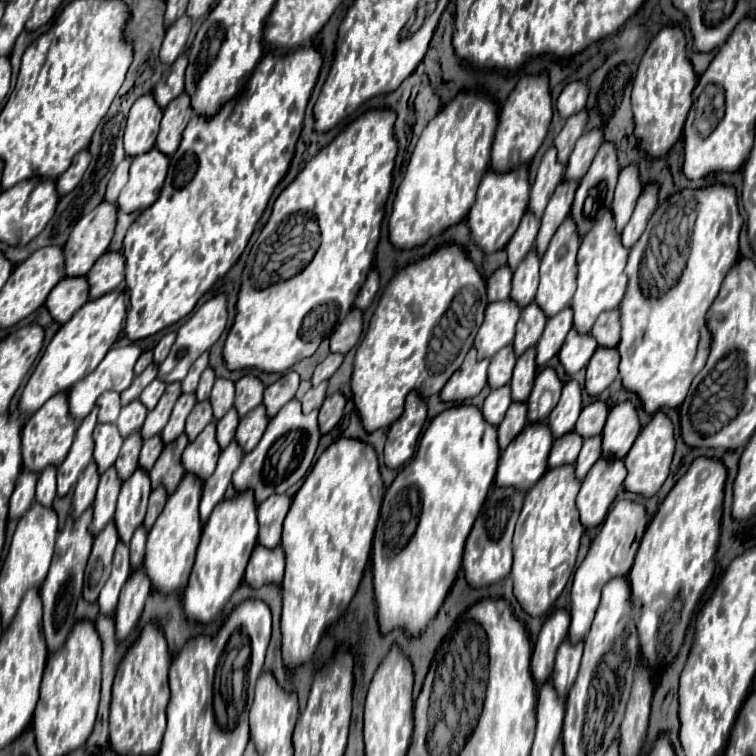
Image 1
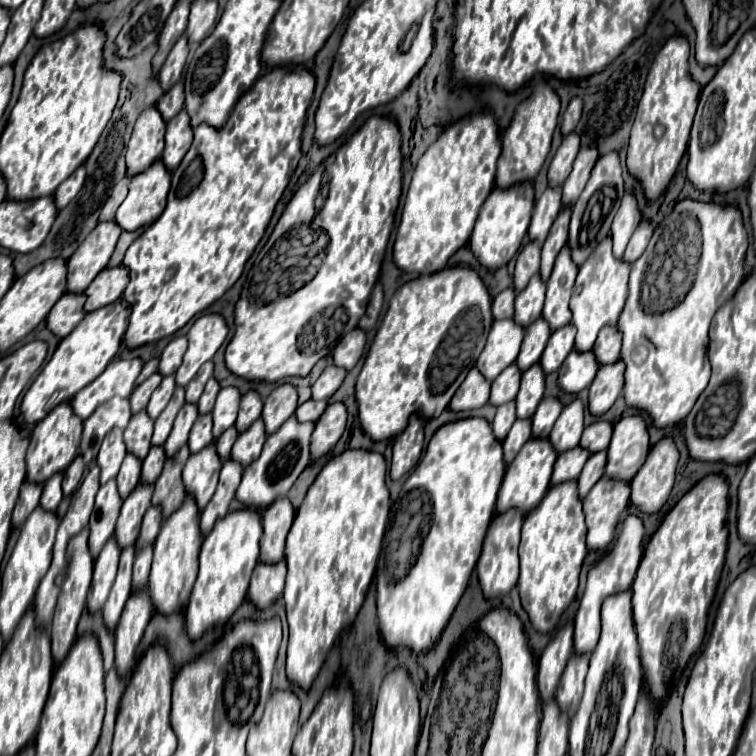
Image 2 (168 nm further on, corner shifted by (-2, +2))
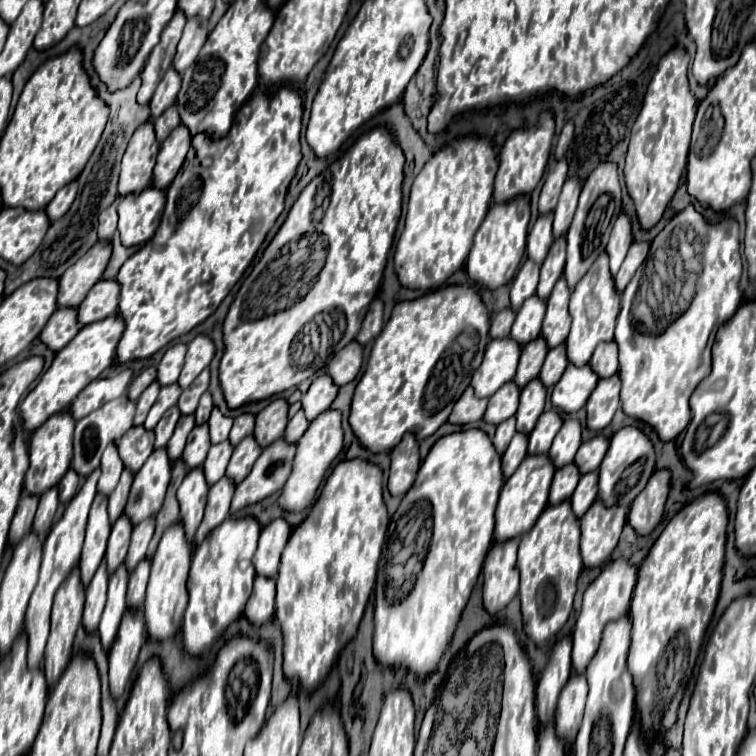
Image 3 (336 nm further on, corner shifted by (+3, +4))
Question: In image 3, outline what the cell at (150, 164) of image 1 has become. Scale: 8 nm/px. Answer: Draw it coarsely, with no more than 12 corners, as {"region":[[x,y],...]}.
{"region":[[147,187],[119,201],[125,247],[145,245],[157,231],[165,191]]}

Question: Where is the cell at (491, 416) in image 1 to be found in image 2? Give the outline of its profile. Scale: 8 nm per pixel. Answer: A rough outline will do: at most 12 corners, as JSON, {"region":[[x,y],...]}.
{"region":[[514,401],[498,405],[492,431],[502,441],[514,421]]}

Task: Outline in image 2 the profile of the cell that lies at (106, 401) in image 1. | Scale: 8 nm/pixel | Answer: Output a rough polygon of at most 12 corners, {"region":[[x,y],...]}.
{"region":[[112,397],[84,421],[80,453],[94,463],[104,435],[124,429],[128,399]]}

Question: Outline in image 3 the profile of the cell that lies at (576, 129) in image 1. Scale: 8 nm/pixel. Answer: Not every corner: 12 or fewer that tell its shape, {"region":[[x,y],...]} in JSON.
{"region":[[561,159],[543,183],[539,213],[547,215],[567,179],[567,161]]}

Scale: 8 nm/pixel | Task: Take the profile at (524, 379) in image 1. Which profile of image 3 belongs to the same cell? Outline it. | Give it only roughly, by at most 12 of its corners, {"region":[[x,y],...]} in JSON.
{"region":[[539,379],[521,391],[517,431],[529,435],[543,413],[547,391]]}

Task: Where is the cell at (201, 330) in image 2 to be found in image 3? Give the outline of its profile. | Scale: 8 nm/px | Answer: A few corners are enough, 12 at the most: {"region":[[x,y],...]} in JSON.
{"region":[[197,335],[187,345],[179,385],[185,389],[209,367],[215,345]]}

